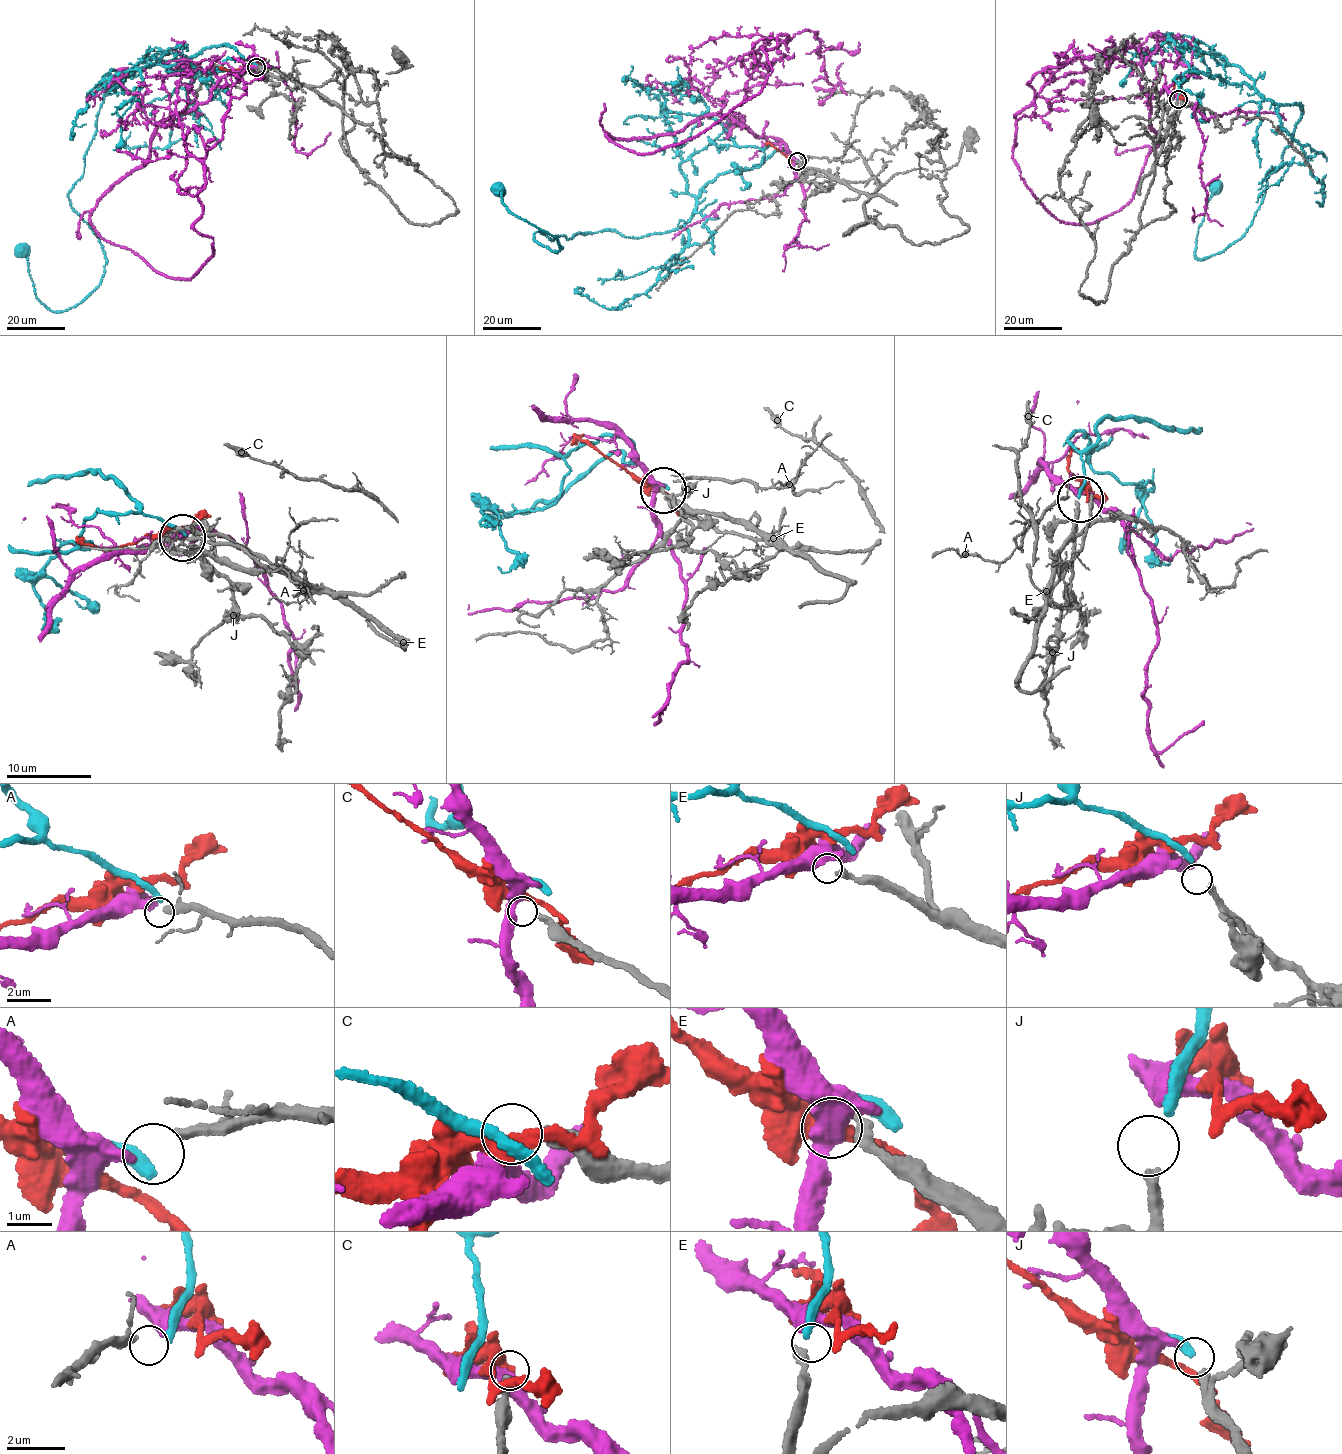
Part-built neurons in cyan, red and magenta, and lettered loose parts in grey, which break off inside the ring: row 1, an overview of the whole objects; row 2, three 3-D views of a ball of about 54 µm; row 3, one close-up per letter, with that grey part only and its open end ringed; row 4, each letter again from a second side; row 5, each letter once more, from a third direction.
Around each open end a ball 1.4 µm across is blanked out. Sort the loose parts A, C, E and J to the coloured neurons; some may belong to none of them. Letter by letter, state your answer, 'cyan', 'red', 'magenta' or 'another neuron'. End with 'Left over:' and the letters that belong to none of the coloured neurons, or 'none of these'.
A: magenta
C: another neuron
E: another neuron
J: cyan
Left over: C, E

